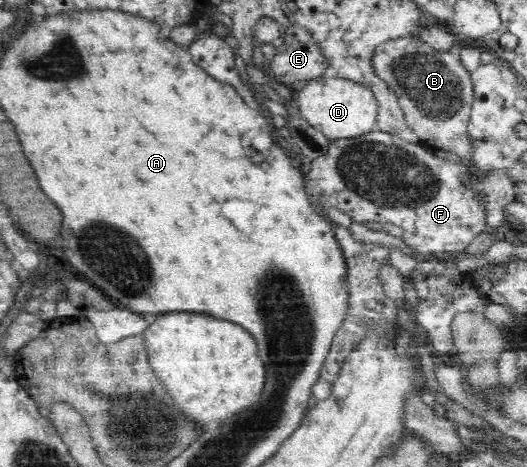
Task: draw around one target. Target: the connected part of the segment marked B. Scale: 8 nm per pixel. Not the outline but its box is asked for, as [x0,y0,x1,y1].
[372,33,475,162]

